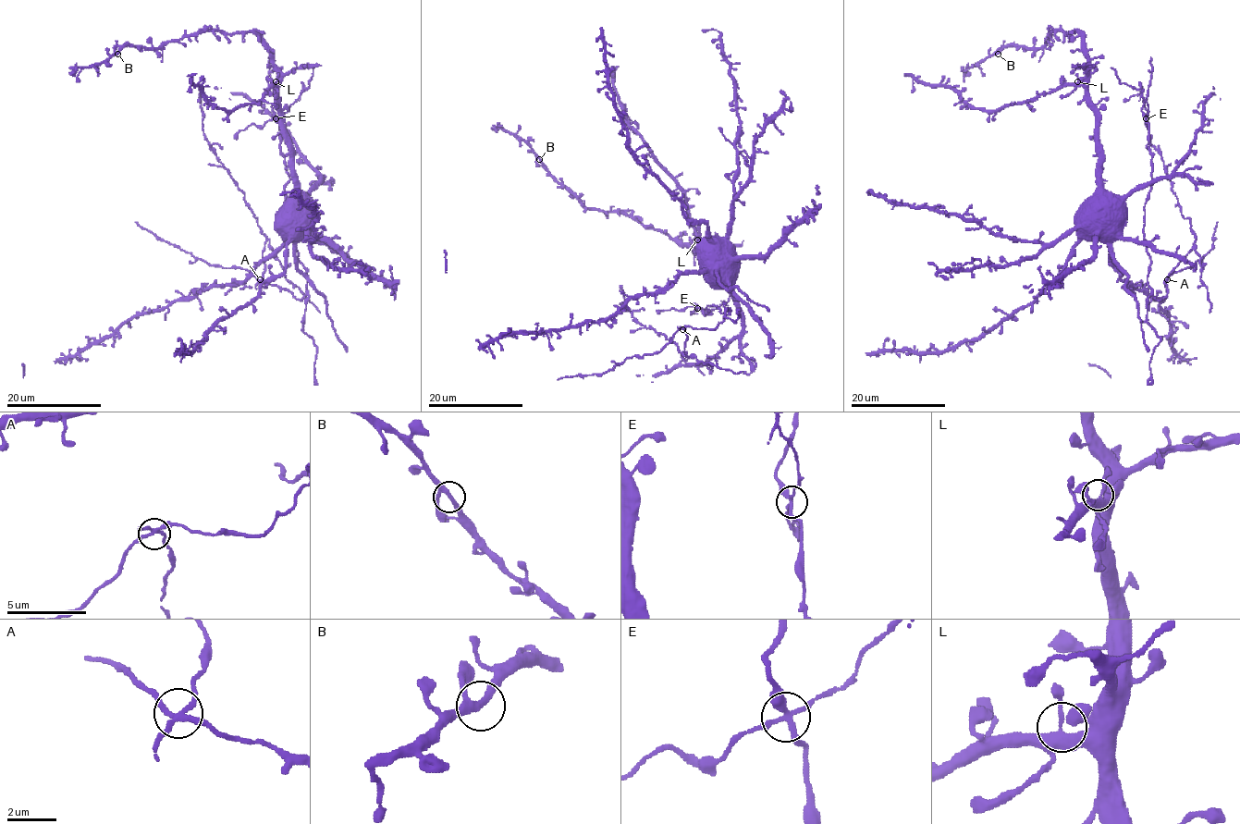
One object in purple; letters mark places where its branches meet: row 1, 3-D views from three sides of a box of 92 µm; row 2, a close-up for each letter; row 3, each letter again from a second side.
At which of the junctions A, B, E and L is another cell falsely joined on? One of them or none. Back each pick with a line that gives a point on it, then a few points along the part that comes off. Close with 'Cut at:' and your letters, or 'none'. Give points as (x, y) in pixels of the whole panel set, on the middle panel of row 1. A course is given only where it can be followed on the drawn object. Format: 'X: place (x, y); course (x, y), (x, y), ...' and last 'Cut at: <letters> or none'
E: place (697, 308); course (697, 308), (714, 310), (724, 304), (731, 293), (730, 283), (736, 272)
Cut at: E

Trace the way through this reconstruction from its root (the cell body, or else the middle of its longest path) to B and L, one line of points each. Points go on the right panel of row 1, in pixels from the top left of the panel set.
B: (1081, 210), (1098, 187), (1098, 159), (1085, 40), (1053, 31), (1039, 47), (1007, 45), (998, 54)
L: (1081, 210), (1098, 187), (1098, 124), (1089, 93), (1077, 81)

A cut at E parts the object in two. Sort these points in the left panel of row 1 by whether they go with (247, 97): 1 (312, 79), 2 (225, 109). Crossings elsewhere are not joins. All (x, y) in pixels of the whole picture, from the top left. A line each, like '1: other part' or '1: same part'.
1: other part
2: same part

